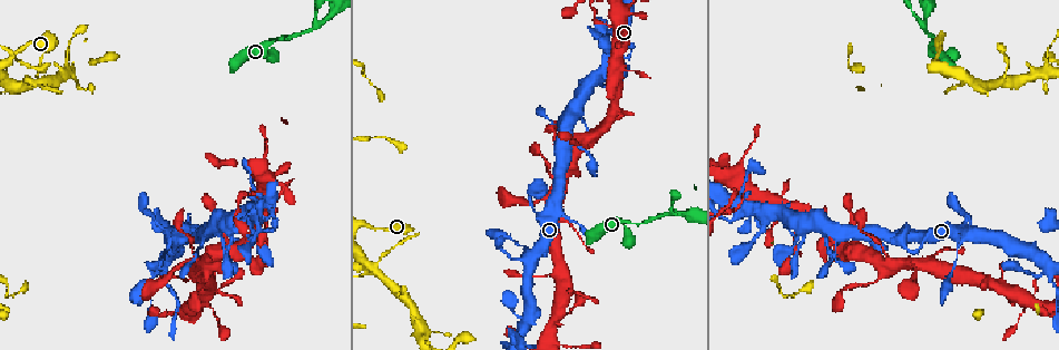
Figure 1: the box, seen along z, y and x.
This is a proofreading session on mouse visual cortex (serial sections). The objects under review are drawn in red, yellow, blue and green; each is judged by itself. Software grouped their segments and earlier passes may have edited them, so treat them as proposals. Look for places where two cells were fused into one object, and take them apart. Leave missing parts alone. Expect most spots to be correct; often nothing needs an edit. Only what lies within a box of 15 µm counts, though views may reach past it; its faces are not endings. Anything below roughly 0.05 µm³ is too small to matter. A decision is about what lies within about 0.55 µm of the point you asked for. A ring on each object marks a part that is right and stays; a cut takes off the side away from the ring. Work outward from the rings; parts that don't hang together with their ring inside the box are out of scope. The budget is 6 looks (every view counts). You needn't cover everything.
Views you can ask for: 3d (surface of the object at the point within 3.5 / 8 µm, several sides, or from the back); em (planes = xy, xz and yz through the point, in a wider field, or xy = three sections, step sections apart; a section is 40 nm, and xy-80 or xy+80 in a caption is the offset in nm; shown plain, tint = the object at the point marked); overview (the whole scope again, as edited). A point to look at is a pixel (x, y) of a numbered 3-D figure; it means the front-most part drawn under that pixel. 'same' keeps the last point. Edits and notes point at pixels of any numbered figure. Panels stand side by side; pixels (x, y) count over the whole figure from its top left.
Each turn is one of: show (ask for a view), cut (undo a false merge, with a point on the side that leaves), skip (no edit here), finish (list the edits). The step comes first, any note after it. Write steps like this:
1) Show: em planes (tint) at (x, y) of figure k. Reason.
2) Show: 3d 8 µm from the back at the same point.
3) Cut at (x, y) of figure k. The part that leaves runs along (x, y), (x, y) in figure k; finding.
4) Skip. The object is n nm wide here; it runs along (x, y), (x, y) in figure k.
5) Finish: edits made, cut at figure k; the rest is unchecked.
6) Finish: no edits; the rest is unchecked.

Show: 3d 3.5 µm at (925, 24) of figure 1. A narrow waist.

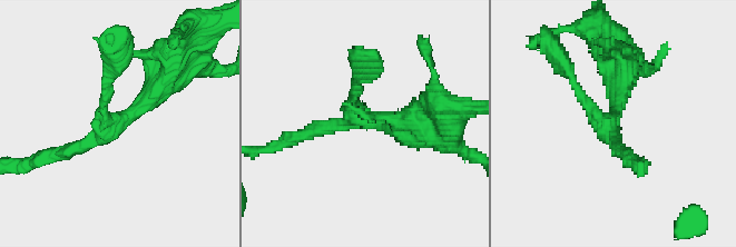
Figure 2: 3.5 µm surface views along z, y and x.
Show: em xy step 5 (tint) at (105, 125) of figure 2. 3 arms meet here; the arms are 150, 200, 300 nm wide.

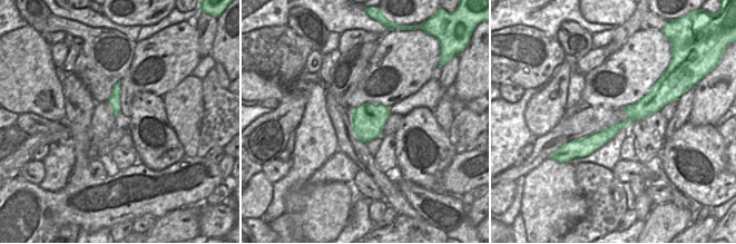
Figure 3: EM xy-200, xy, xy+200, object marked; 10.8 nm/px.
Show: em xy step 1 (tint) at the same point. Another direction.

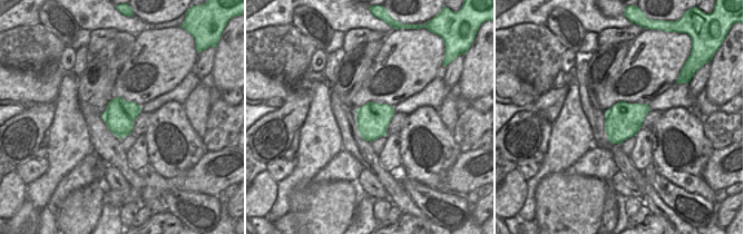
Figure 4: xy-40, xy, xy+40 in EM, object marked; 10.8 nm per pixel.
Skip. It runs along (48, 156), (96, 139), (165, 80) in figure 2; all the same cell.

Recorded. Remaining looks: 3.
Show: em xy step 1 (tint) at (835, 240) of figure 1. Thick turns thin.

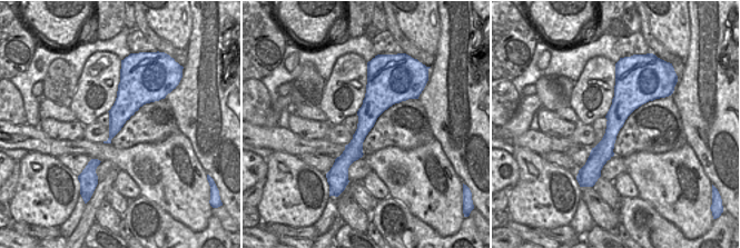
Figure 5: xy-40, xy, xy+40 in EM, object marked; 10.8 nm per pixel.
Show: 3d 3.5 µm at the same point.

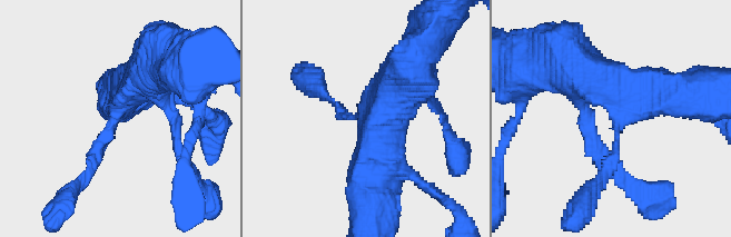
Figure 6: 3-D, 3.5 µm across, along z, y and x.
Skip. The arms are 150, 500 nm wide; it runs along (622, 77), (622, 107), (598, 169) in figure 5; all the same cell.

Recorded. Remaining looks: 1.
Finish: no edits; the rest is unchecked.

